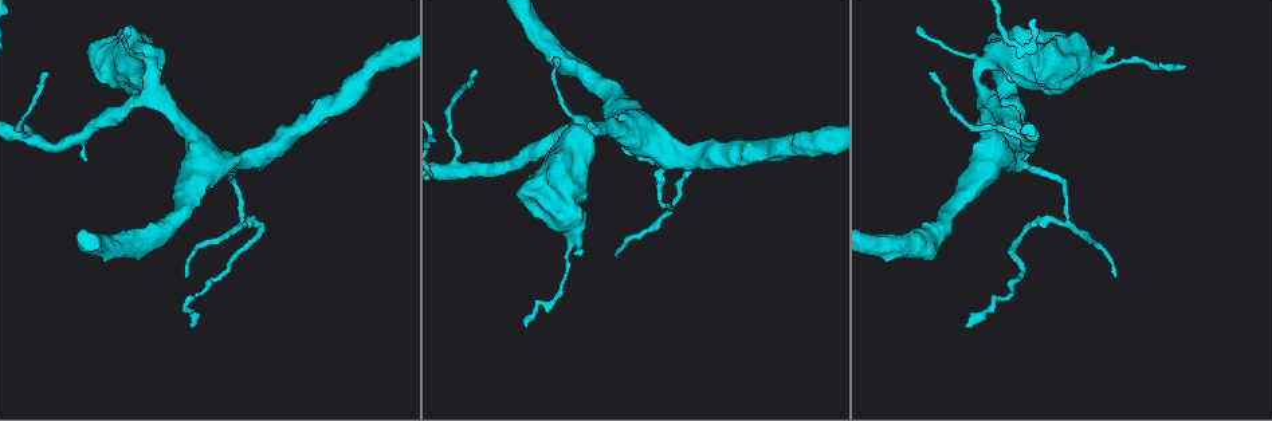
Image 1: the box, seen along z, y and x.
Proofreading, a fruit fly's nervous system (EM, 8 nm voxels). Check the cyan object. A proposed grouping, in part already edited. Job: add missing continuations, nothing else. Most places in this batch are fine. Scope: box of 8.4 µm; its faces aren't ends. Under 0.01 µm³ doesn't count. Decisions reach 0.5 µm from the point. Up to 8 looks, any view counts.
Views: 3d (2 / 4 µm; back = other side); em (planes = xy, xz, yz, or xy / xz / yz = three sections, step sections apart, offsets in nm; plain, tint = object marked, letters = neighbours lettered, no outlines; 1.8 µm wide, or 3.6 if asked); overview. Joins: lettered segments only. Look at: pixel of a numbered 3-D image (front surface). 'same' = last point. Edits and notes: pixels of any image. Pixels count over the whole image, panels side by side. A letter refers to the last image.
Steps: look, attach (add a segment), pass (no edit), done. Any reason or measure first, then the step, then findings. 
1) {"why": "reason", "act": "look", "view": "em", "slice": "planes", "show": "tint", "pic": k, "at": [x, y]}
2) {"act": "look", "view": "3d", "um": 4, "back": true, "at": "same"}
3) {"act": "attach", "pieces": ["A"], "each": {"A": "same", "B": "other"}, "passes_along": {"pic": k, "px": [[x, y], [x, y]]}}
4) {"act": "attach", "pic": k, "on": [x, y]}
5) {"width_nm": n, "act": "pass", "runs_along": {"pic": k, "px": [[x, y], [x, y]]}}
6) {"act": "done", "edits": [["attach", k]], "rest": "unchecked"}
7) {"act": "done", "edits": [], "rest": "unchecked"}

{"why": "tapers out", "act": "look", "view": "em", "slice": "xy", "step": 16, "show": "letters", "pic": 1, "at": [527, 326]}

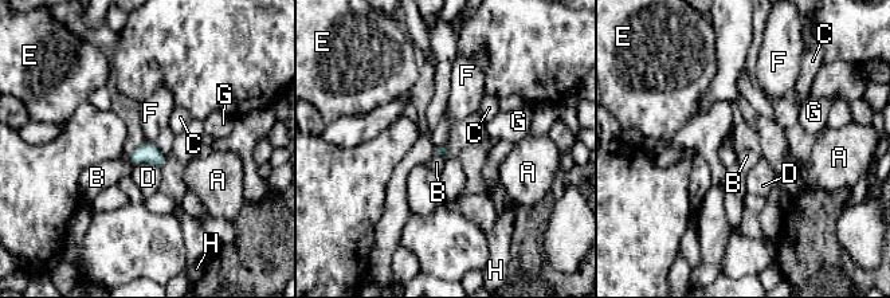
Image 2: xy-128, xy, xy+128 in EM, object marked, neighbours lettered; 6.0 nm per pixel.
{"longest_contact_nm": ["D", 160], "act": "pass", "each": {"A": "other", "B": "other", "C": "other", "D": "other", "E": "other", "F": "other", "G": "other", "H": "other"}, "found": "no lettered segment goes on from it"}

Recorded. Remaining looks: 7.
{"why": "free end", "act": "look", "view": "em", "slice": "xz", "step": 16, "show": "letters", "pic": 1, "at": [576, 251]}

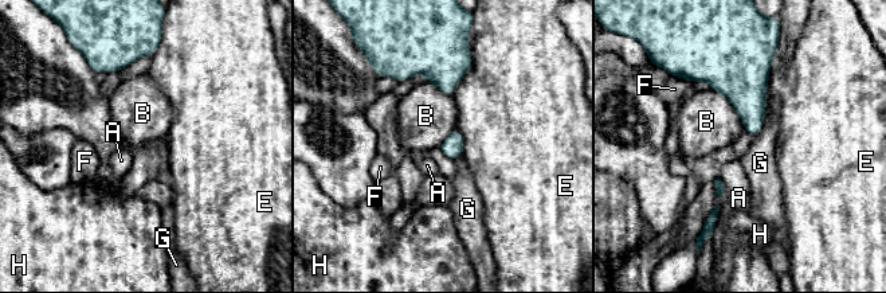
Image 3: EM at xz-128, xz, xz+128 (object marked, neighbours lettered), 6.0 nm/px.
{"longest_contact_nm": ["E", 340], "act": "pass", "each": {"A": "other", "B": "other", "E": "other", "F": "other", "G": "other", "H": "other"}, "border": {"pic": 3, "px": [[710, 89], [728, 100], [745, 129]]}, "found": "no lettered segment goes on from it"}

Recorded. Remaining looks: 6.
{"why": "three-way junction", "act": "look", "view": "3d", "um": 4, "back": true, "pic": 1, "at": [150, 91]}

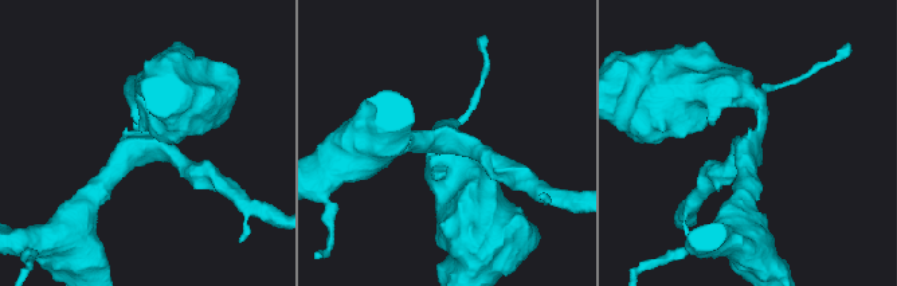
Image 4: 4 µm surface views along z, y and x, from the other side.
{"arms": 3, "arm_widths_nm": [240, 280, 400], "why": "now the EM", "act": "look", "view": "em", "slice": "yz", "step": 8, "show": "letters", "pic": 4, "at": [142, 140]}

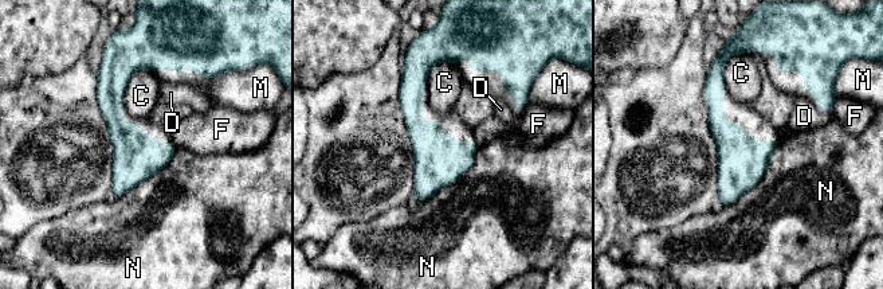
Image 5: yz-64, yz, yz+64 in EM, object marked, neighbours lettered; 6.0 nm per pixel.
{"why": "another direction", "act": "look", "view": "em", "slice": "planes", "show": "letters", "at": "same"}

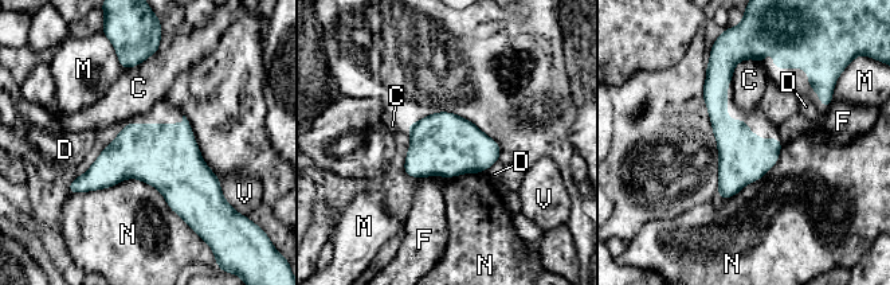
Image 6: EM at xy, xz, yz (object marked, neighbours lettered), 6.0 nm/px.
{"width_nm": 300, "longest_contact_nm": ["N", 750], "act": "pass", "each": {"C": "other", "D": "other", "F": "other", "M": "other", "N": "other", "V": "other"}, "found": "no lettered segment goes on from it"}

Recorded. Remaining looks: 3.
{"act": "done", "edits": [], "rest": "unchecked"}

